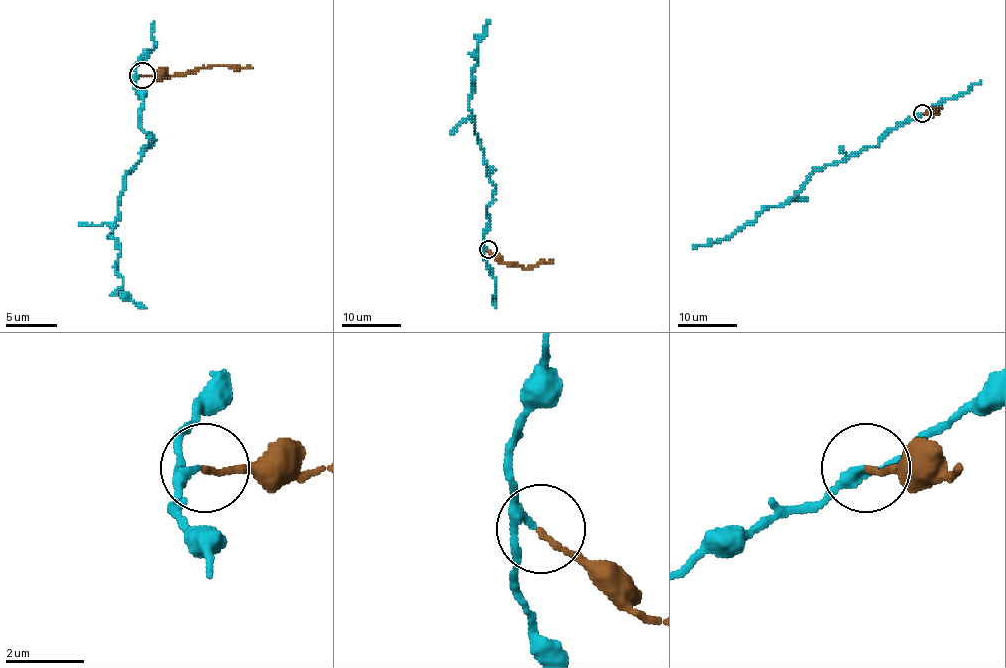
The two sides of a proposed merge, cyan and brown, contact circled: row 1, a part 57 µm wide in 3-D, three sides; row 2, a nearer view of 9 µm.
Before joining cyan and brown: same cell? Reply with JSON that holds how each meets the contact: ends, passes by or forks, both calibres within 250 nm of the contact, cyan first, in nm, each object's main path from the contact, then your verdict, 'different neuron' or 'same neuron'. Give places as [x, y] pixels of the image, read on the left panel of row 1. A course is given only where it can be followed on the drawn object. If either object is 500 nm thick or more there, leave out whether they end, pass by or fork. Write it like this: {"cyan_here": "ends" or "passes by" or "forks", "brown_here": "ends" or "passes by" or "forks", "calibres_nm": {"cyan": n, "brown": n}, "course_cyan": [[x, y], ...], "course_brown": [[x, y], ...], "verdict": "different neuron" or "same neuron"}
{"cyan_here": "passes by", "brown_here": "ends", "calibres_nm": {"cyan": 200, "brown": 130}, "course_cyan": [[141, 75], [133, 86], [141, 127], [154, 143], [128, 171], [110, 233], [120, 292], [146, 308]], "course_brown": [[141, 75], [185, 75], [200, 68], [224, 65], [252, 68]], "verdict": "same neuron"}

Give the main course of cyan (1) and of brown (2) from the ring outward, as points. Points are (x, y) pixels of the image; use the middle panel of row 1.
1: (487, 250), (483, 236), (495, 185), (469, 109), (475, 84), (475, 51), (490, 21)
2: (487, 250), (504, 263), (522, 268), (552, 260)

